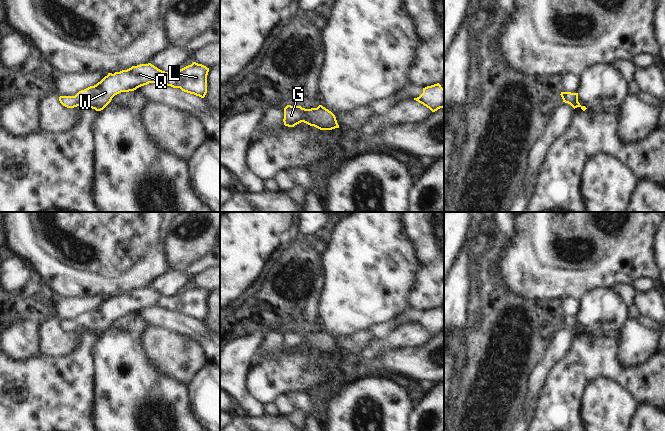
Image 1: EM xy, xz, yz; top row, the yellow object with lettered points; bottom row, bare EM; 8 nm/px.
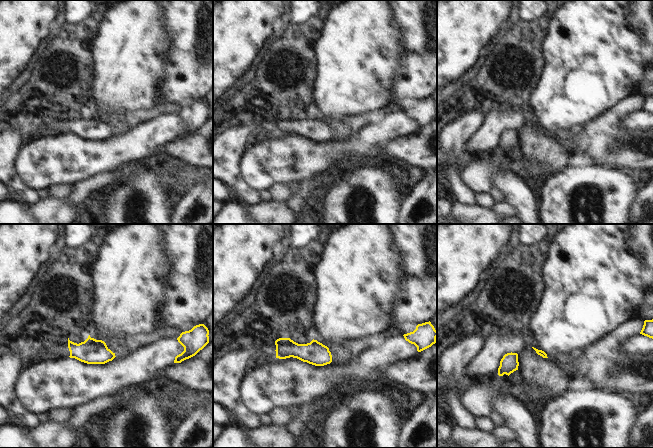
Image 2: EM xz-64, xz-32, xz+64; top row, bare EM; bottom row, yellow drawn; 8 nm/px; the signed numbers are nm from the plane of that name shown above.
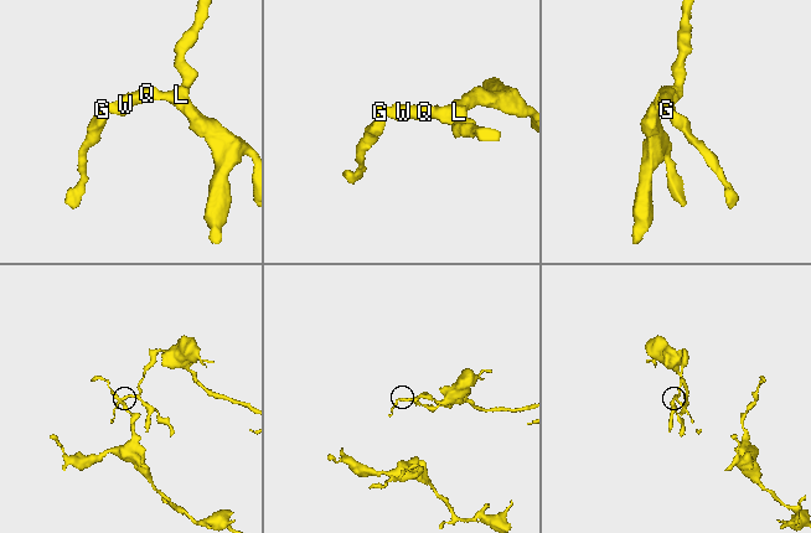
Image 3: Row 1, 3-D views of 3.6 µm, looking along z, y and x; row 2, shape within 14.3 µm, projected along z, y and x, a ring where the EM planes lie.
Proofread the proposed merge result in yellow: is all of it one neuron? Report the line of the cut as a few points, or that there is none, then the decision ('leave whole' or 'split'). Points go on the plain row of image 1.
cut none; leave whole

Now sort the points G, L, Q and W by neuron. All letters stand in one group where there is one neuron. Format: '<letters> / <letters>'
G L Q W

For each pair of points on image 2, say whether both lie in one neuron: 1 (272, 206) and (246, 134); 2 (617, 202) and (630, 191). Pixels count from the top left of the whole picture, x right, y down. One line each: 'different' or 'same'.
1: different
2: same

